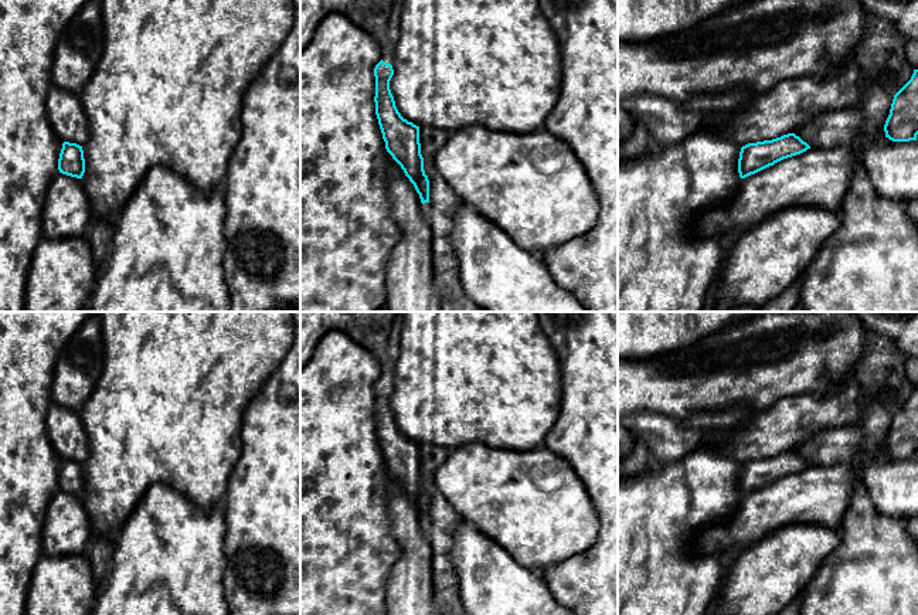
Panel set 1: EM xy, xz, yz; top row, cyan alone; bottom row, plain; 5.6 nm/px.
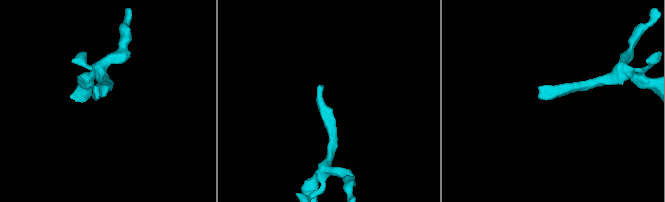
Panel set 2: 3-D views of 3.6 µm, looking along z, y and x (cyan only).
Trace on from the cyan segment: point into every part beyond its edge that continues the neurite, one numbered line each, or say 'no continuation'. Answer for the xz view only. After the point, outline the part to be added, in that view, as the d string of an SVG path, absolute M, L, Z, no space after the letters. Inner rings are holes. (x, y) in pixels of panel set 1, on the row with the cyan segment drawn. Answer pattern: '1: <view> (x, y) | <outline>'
1: xz (371, 16) | M300 0L300 52L309 45L317 26L332 13L347 16L367 31L382 51L382 61L394 60L394 34L388 28L394 0Z

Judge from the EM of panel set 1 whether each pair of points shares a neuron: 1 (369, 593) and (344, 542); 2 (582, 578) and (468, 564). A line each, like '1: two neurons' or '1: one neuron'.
1: one neuron
2: two neurons

